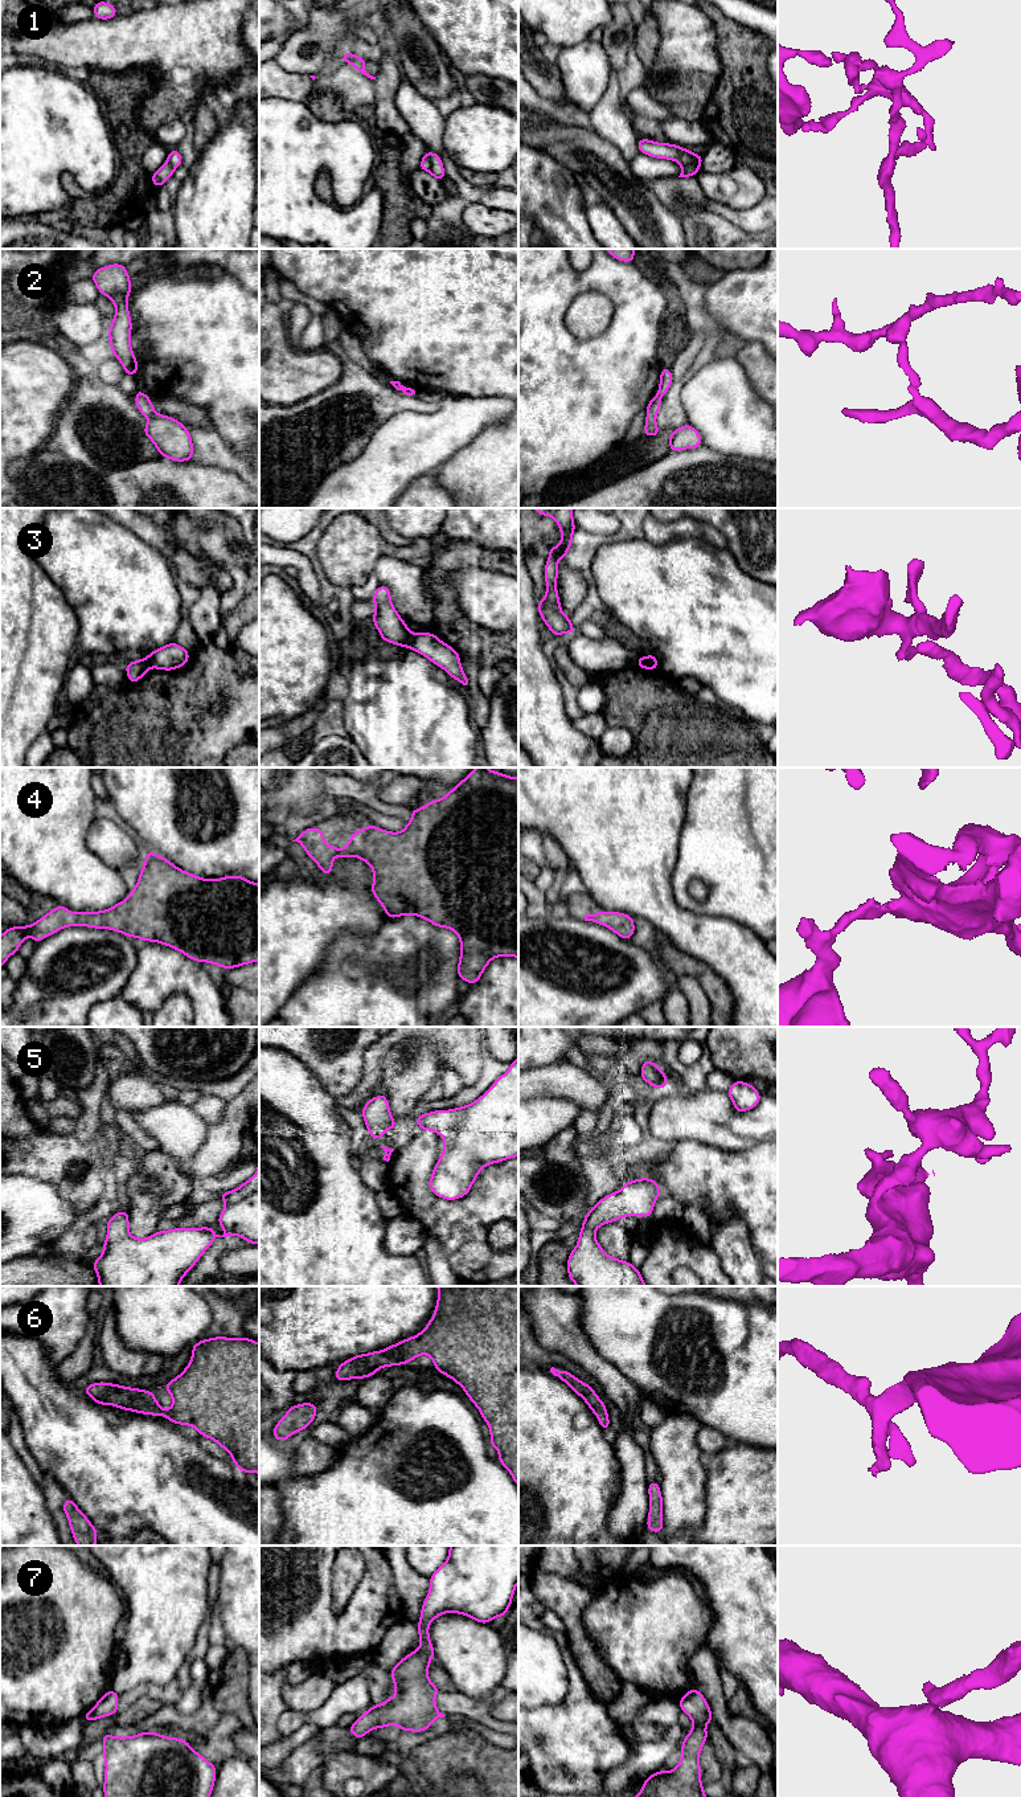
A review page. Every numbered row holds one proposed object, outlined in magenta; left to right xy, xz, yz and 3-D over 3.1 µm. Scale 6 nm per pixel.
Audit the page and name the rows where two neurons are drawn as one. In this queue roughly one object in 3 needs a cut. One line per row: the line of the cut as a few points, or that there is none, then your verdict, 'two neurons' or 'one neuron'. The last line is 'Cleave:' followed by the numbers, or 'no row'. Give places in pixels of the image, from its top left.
1: cut in xz along (429, 152), (430, 171); two neurons
2: cut in yz along (656, 394), (660, 397); two neurons
3: cut in xz along (413, 634), (406, 646); two neurons
4: no cut; one neuron
5: no cut; one neuron
6: no cut; one neuron
7: no cut; one neuron
Cleave: 1, 2, 3

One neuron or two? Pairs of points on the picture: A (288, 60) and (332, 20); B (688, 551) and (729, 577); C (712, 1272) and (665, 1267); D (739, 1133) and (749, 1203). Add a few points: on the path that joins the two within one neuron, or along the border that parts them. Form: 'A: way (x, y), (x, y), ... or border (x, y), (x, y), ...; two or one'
A: way (299, 48), (302, 43), (312, 40), (320, 32); one
B: way (698, 561), (718, 577); one
C: way (700, 1260), (677, 1260); one
D: border (763, 1141), (738, 1150), (724, 1150), (712, 1146); two

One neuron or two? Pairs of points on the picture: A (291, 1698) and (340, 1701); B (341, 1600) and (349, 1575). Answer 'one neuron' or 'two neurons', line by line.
A: two neurons
B: one neuron

